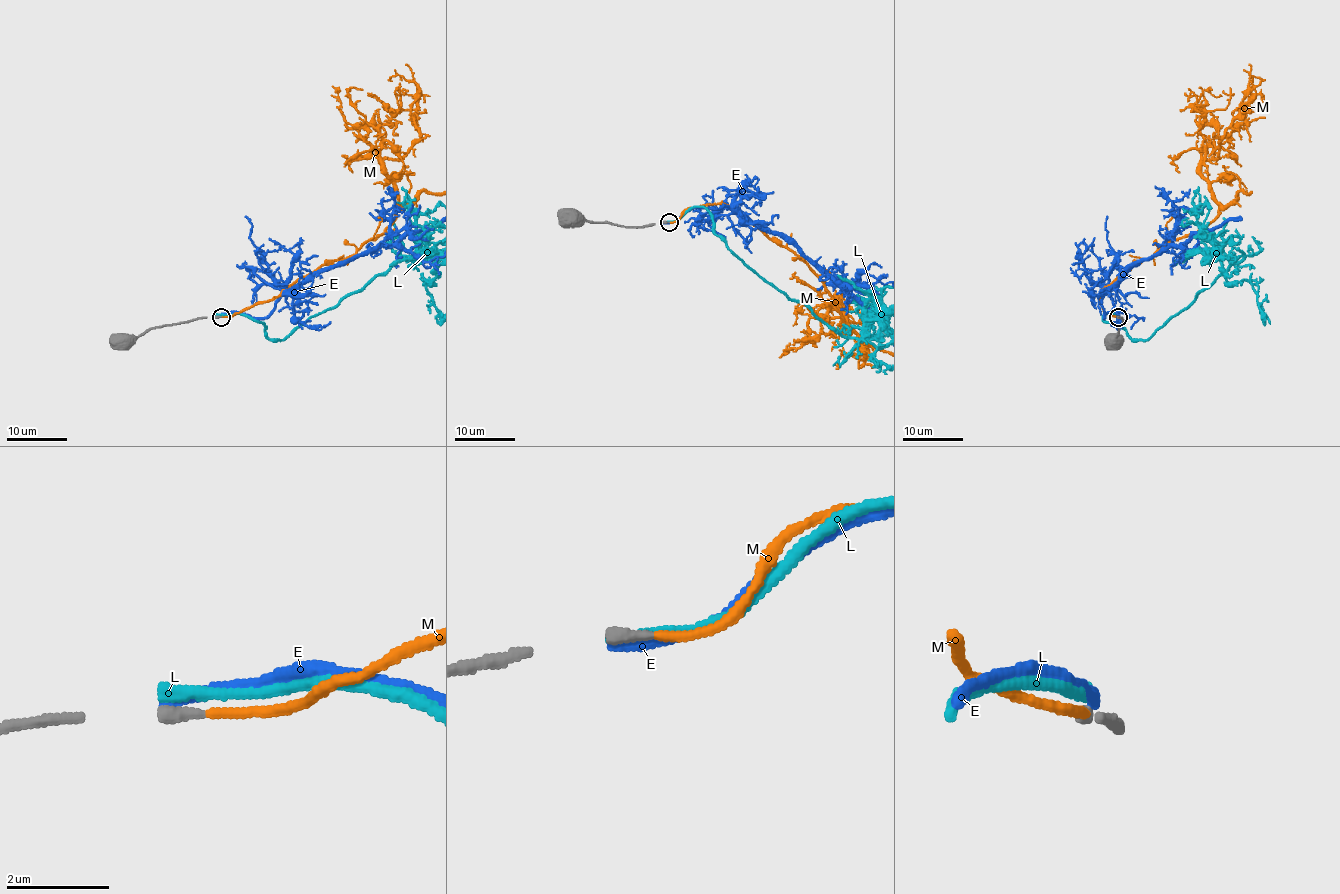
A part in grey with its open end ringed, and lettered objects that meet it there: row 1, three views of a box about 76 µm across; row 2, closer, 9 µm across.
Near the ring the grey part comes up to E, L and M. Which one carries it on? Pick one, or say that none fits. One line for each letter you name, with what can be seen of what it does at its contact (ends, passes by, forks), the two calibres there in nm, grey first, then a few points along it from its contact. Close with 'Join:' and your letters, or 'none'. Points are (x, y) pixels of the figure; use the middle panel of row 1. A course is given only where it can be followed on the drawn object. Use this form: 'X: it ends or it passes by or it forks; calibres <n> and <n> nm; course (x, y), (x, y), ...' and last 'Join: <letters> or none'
M: it ends; calibres 240 and 160 nm
Join: M

